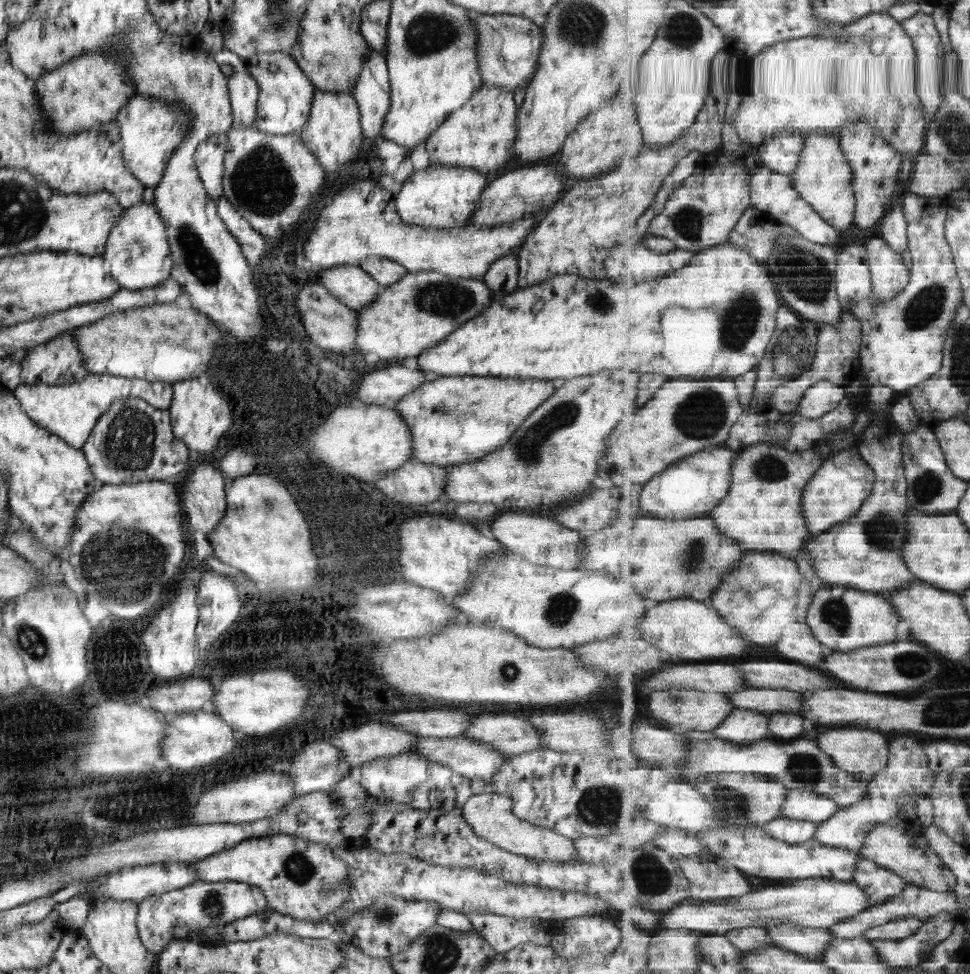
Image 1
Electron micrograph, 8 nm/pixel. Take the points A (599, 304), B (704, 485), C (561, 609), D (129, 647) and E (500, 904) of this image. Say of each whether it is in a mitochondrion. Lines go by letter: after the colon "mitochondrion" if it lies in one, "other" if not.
A: mitochondrion
B: other
C: mitochondrion
D: other
E: other

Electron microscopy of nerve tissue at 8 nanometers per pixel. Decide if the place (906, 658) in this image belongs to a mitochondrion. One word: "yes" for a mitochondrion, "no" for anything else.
yes

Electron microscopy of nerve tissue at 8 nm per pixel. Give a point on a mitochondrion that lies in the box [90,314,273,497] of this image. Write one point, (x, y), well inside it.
(130, 442)

